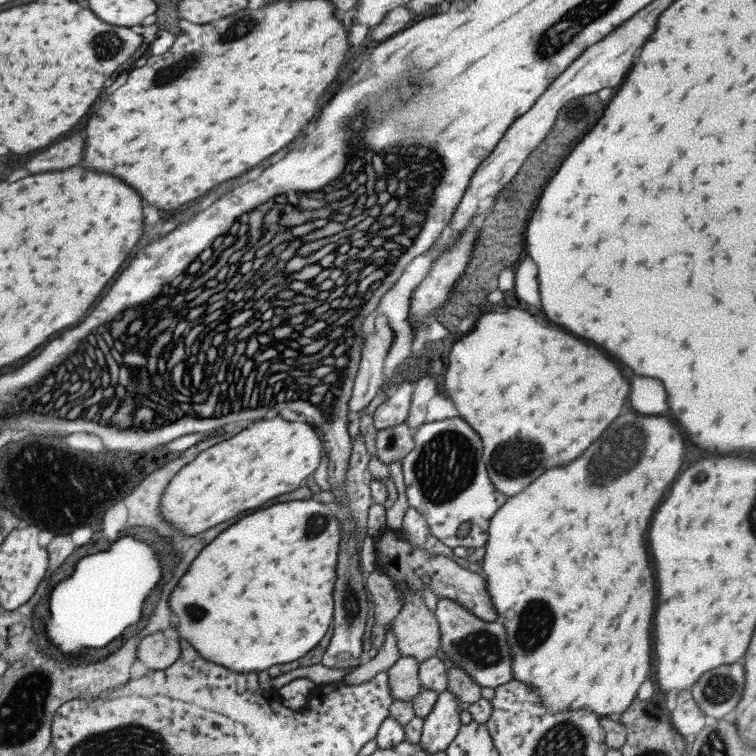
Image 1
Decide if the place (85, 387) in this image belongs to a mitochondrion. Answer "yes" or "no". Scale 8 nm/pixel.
yes

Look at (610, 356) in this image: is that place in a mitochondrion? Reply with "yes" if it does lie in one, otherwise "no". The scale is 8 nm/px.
no

